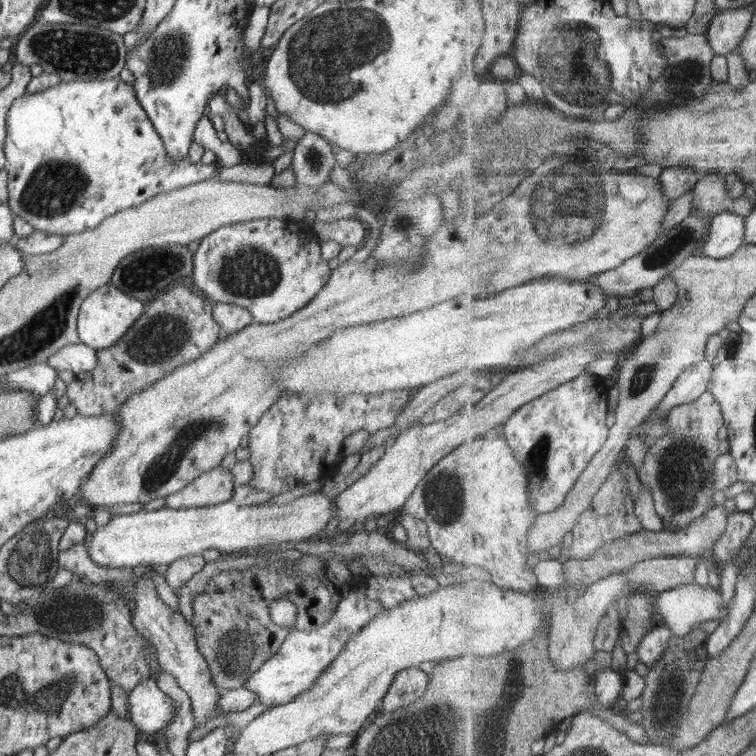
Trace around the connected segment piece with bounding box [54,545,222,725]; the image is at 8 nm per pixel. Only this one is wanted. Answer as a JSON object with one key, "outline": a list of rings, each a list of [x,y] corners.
{"outline":[[[84,545],[73,546],[67,551],[59,551],[58,553],[59,564],[54,566],[54,577],[59,567],[65,568],[73,572],[75,578],[83,577],[89,582],[106,582],[107,588],[110,587],[110,583],[115,583],[115,586],[123,586],[121,594],[126,594],[126,597],[133,597],[135,603],[131,606],[131,622],[144,638],[157,646],[158,660],[163,672],[172,673],[181,690],[188,694],[191,699],[192,716],[195,718],[196,725],[204,725],[222,714],[218,711],[220,693],[218,693],[217,687],[211,684],[209,666],[203,654],[199,652],[195,626],[187,622],[180,611],[174,612],[172,608],[166,605],[158,595],[156,587],[151,585],[146,577],[135,574],[135,570],[128,567],[111,569],[100,566],[89,557]]]}

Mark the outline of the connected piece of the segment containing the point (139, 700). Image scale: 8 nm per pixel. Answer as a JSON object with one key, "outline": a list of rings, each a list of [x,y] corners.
{"outline":[[[146,678],[138,682],[127,696],[127,713],[138,730],[152,735],[172,724],[176,716],[174,701],[159,690],[155,679]]]}

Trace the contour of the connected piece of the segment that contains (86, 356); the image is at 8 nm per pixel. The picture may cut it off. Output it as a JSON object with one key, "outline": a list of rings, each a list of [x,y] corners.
{"outline":[[[79,343],[66,346],[48,357],[47,364],[60,370],[70,370],[70,372],[88,372],[96,366],[96,349],[92,349],[86,344]]]}

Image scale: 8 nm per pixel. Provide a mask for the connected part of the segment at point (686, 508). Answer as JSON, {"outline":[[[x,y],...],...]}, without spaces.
{"outline":[[[706,391],[696,402],[673,408],[668,415],[671,432],[653,446],[648,453],[645,465],[640,468],[640,480],[646,483],[657,502],[659,513],[666,519],[668,530],[680,530],[702,518],[712,506],[712,496],[716,489],[716,461],[722,455],[720,450],[720,430],[726,426],[725,411],[718,397],[712,391]]]}

